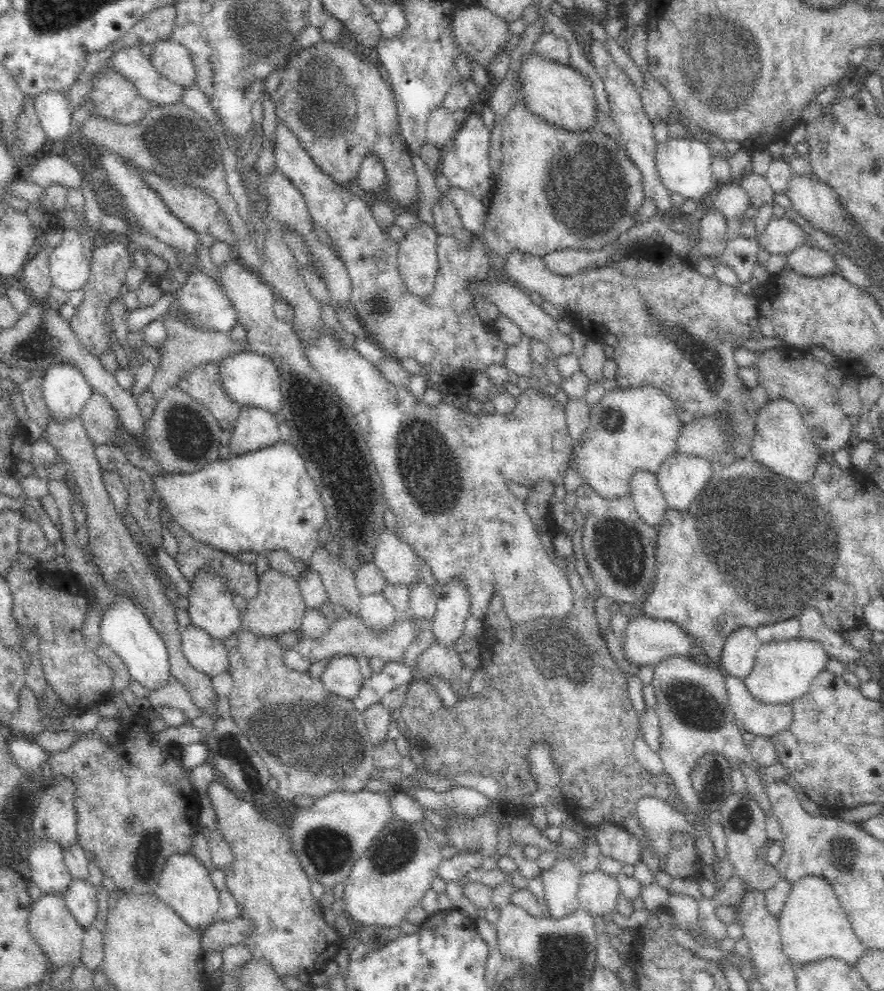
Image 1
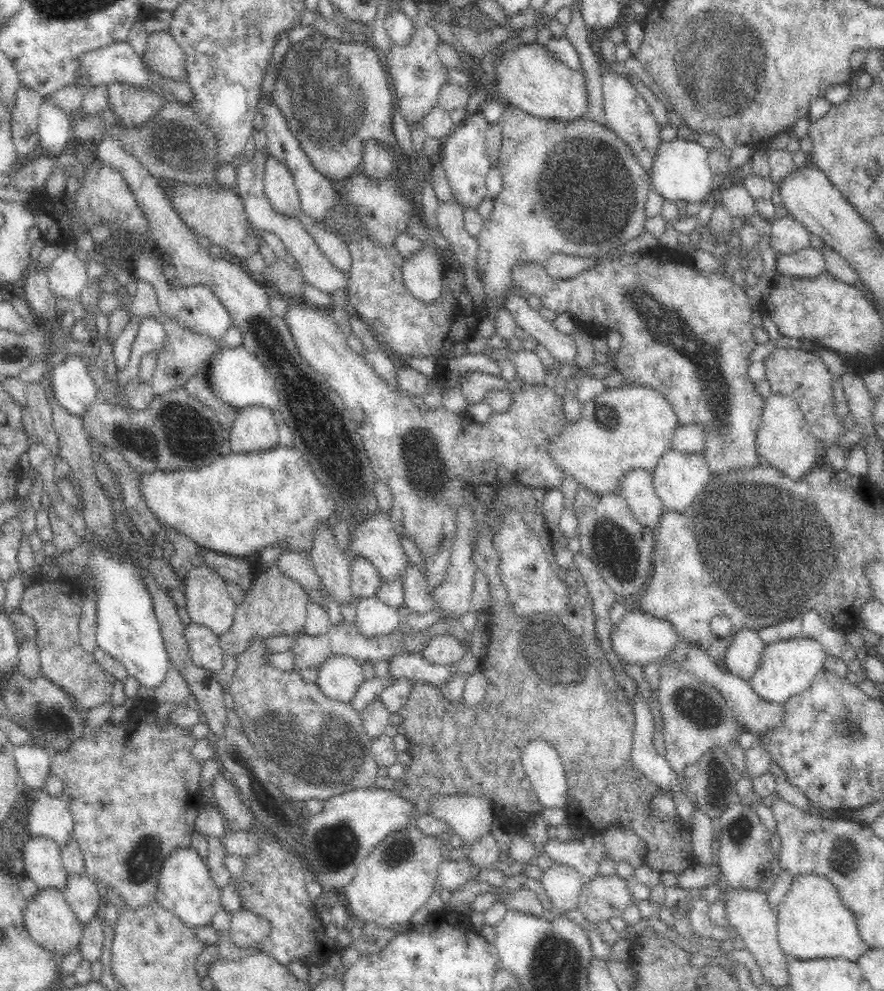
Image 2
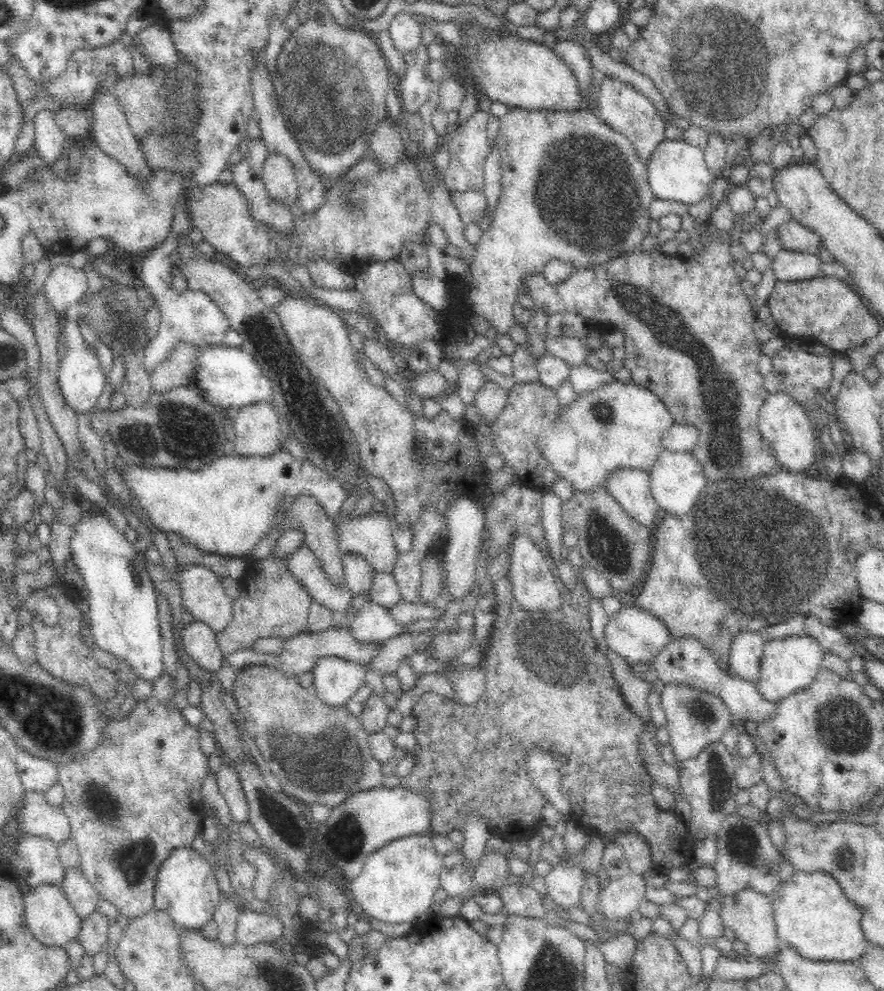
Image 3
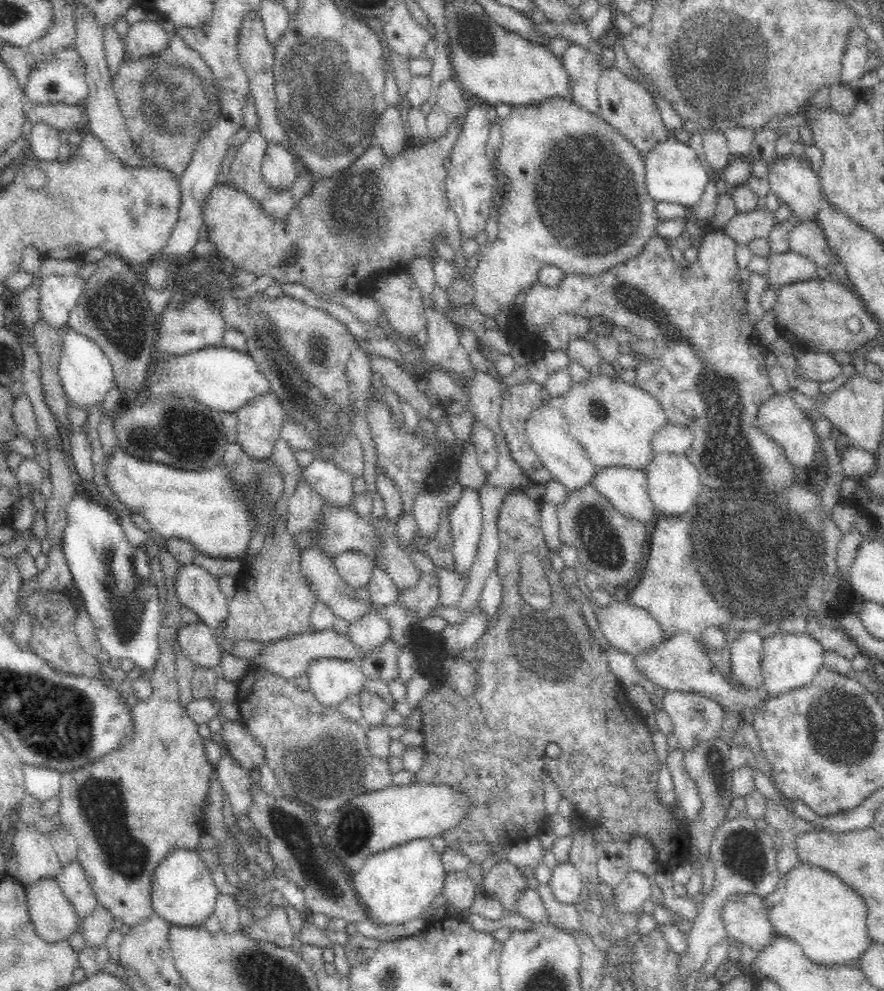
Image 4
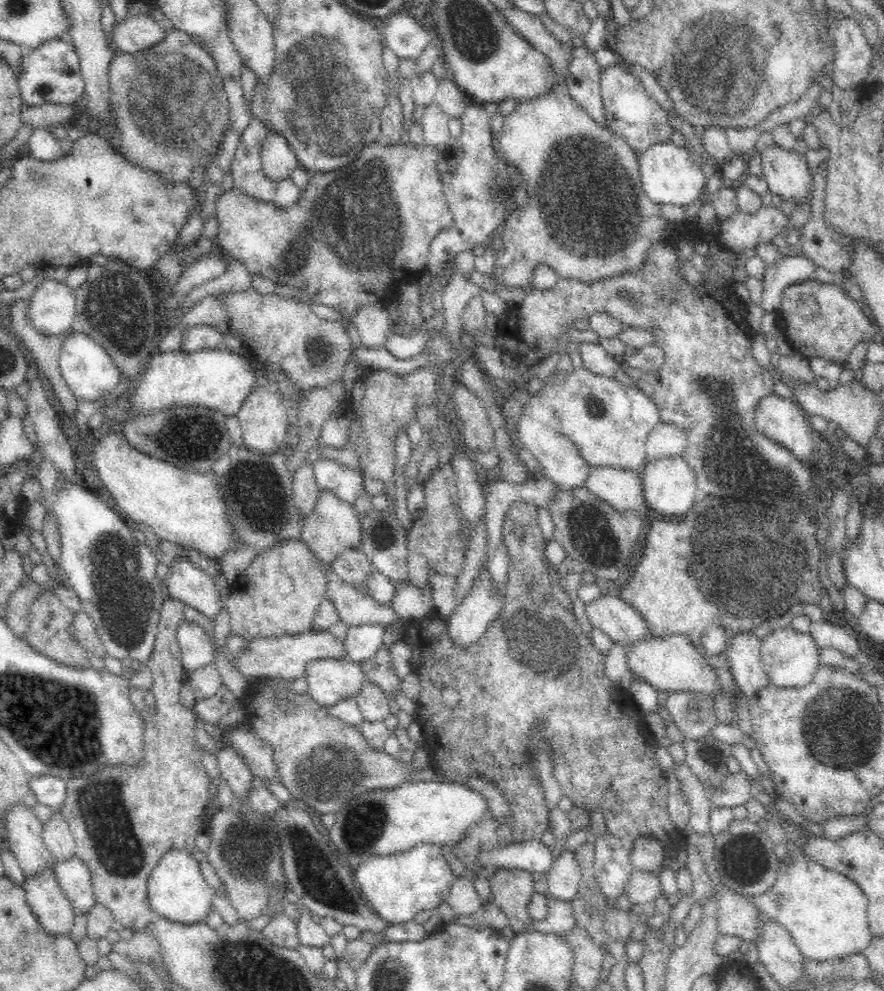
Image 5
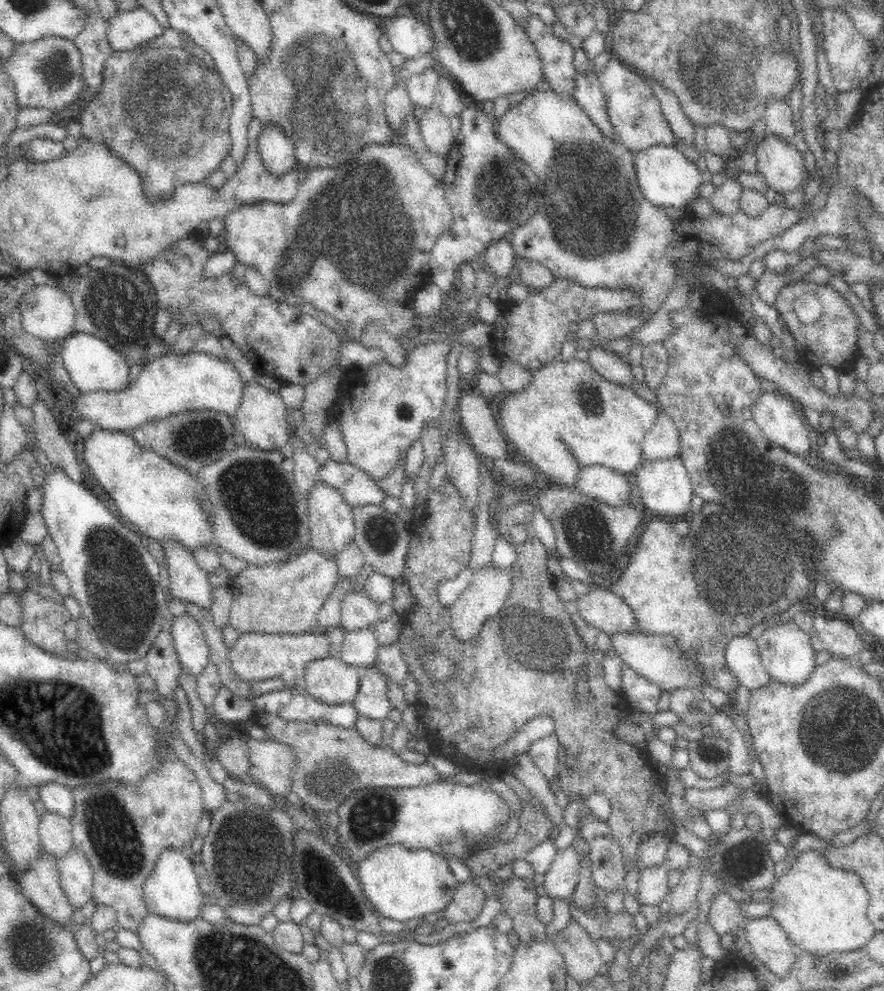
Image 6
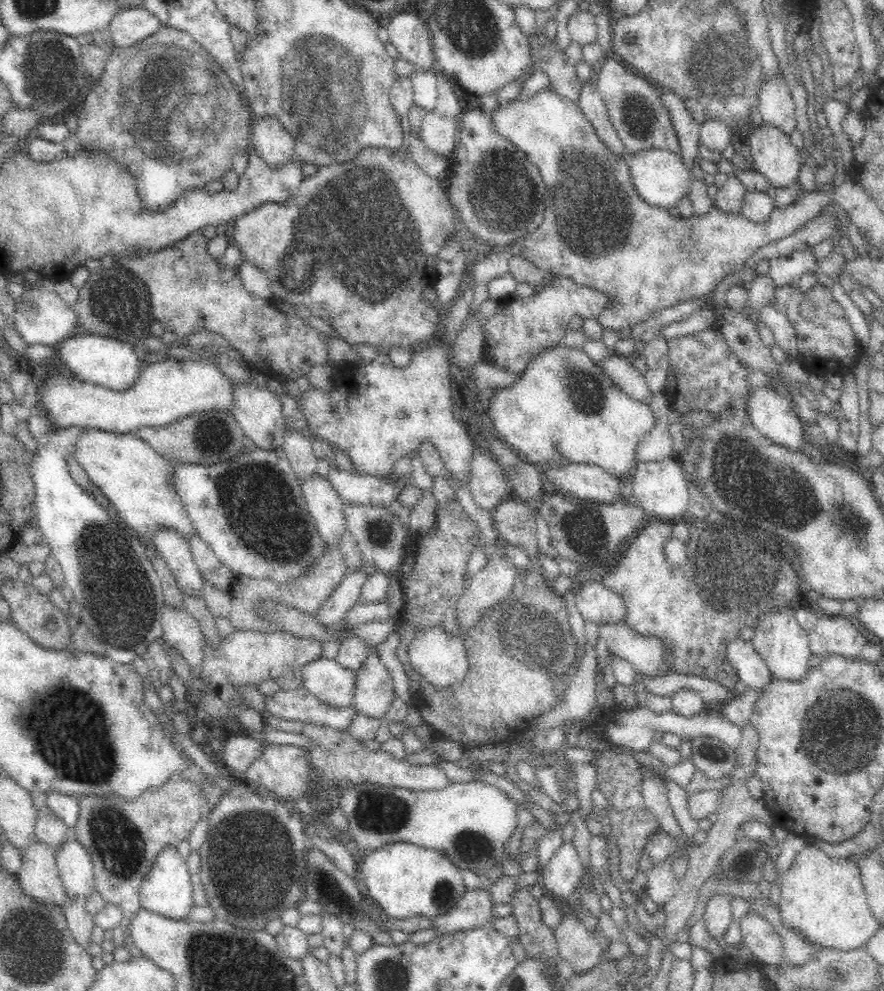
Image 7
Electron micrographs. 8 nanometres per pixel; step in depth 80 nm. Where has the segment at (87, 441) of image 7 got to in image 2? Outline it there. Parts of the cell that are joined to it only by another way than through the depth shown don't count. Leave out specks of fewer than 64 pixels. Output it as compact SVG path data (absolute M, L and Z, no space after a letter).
M278 445L275 449L259 453L246 453L245 455L237 455L232 452L227 455L222 455L220 458L213 460L210 464L203 466L199 469L184 469L176 471L154 471L140 474L140 482L138 482L138 489L144 497L144 501L148 505L148 509L154 513L154 517L162 527L176 529L179 533L186 535L190 540L194 541L200 548L206 548L208 550L222 553L233 557L246 558L254 553L261 551L263 548L275 545L276 542L287 542L289 544L290 551L309 552L312 548L312 530L314 526L320 522L320 520L328 521L336 504L334 504L334 498L330 494L330 488L326 488L326 485L316 476L313 468L304 460L302 453L294 448L286 447L284 445Z

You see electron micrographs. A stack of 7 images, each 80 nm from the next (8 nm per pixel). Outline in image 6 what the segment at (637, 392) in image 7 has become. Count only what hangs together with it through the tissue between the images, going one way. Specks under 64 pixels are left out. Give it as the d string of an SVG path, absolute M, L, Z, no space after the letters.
M588 347L588 363L594 370L598 371L606 380L616 383L625 389L635 392L634 384L636 380L632 374L632 368L629 362L624 362L612 352L600 350L600 348Z

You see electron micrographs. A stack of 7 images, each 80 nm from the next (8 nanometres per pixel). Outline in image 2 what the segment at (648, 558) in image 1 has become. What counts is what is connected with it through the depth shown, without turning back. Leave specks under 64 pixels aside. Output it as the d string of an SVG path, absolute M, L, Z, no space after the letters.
M579 489L573 500L566 505L568 505L568 509L573 511L573 515L578 521L579 552L588 557L596 566L606 584L615 592L616 597L626 599L627 596L632 596L636 592L642 592L653 574L655 530L642 526L632 515L626 500L622 499L622 495L616 491L598 494L586 489Z

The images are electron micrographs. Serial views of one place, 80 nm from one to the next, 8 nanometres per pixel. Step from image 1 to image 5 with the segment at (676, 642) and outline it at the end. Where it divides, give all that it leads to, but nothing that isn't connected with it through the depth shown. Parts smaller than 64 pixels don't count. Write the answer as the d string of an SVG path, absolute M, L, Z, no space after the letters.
M601 593L592 602L584 604L584 608L585 614L590 623L592 623L592 626L608 635L614 643L632 644L632 642L638 642L640 638L653 636L650 633L650 629L648 629L648 625L646 625L646 621L644 621L644 617L634 607L626 604L619 596Z

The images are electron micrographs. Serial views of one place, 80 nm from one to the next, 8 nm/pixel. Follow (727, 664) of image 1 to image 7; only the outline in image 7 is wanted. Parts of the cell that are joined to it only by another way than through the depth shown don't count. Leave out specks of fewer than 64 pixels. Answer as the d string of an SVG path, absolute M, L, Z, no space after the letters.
M733 640L726 649L727 659L747 688L763 688L772 681L770 669L751 641Z

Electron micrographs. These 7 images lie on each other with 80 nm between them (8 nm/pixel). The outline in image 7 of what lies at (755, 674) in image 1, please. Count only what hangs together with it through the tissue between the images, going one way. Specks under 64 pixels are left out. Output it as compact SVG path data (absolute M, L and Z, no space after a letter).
M792 606L784 608L774 608L756 618L752 624L753 637L751 643L756 652L762 657L770 669L773 679L800 679L808 673L808 633L800 626L795 617L796 609Z

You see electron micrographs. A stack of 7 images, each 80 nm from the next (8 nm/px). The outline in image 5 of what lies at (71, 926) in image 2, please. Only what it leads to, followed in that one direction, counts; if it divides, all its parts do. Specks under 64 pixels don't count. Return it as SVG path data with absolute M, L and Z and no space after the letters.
M42 868L22 884L25 898L38 917L43 930L50 934L66 934L76 914L64 895L53 868Z

